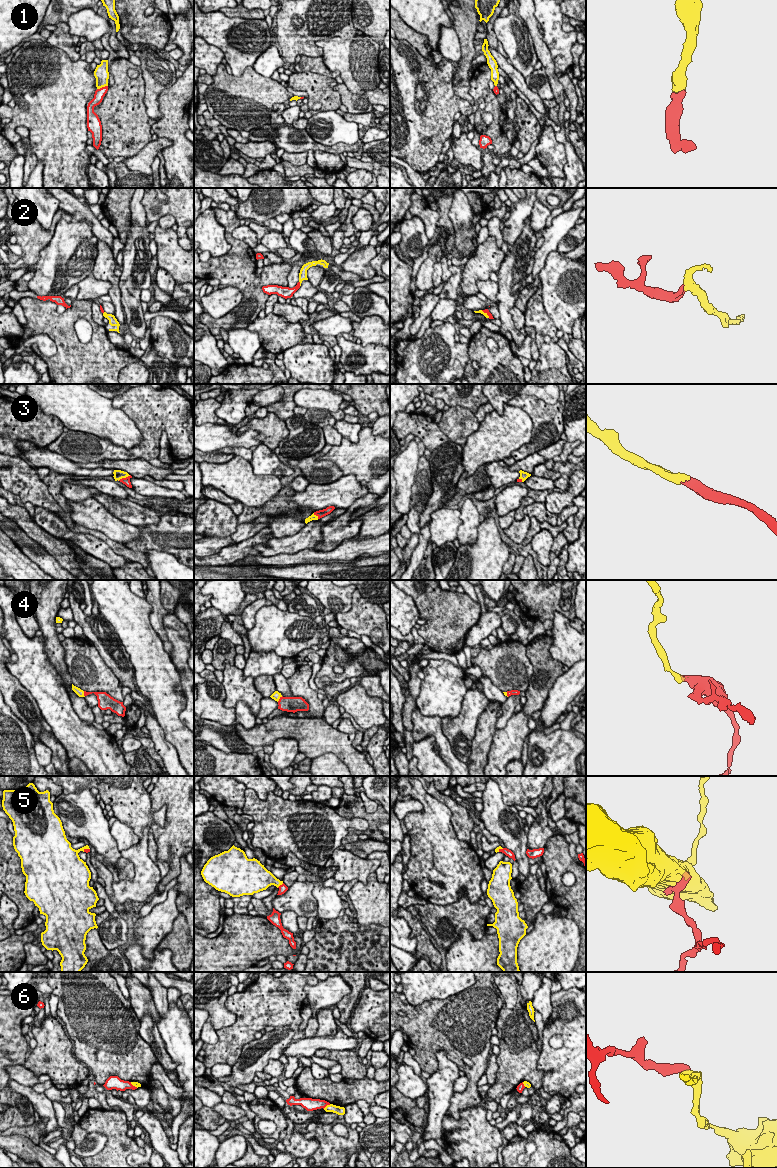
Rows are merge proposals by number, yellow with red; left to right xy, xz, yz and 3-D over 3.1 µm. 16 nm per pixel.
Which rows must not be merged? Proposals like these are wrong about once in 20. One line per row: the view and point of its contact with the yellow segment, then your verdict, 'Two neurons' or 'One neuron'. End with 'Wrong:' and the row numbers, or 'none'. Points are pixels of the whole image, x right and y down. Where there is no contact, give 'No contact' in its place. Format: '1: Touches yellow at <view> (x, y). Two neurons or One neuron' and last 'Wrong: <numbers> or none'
1: Touches yellow at xy (102, 86). One neuron
2: Touches yellow at xz (300, 283). One neuron
3: Touches yellow at xy (124, 477). One neuron
4: Touches yellow at xz (279, 698). One neuron
5: Touches yellow at xz (280, 884). One neuron
6: Touches yellow at xz (327, 1105). Two neurons
Wrong: 6

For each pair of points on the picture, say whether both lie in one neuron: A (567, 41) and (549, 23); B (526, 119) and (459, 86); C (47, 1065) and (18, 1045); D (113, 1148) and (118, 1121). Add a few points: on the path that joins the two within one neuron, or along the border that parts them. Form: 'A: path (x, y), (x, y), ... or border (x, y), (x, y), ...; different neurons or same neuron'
A: path (562, 39), (552, 28); same neuron
B: border (469, 81), (469, 94), (474, 104); different neurons
C: border (25, 1059), (22, 1064); different neurons
D: path (115, 1141), (116, 1128); same neuron

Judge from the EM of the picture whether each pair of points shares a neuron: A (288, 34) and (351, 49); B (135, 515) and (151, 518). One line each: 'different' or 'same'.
A: different
B: same

